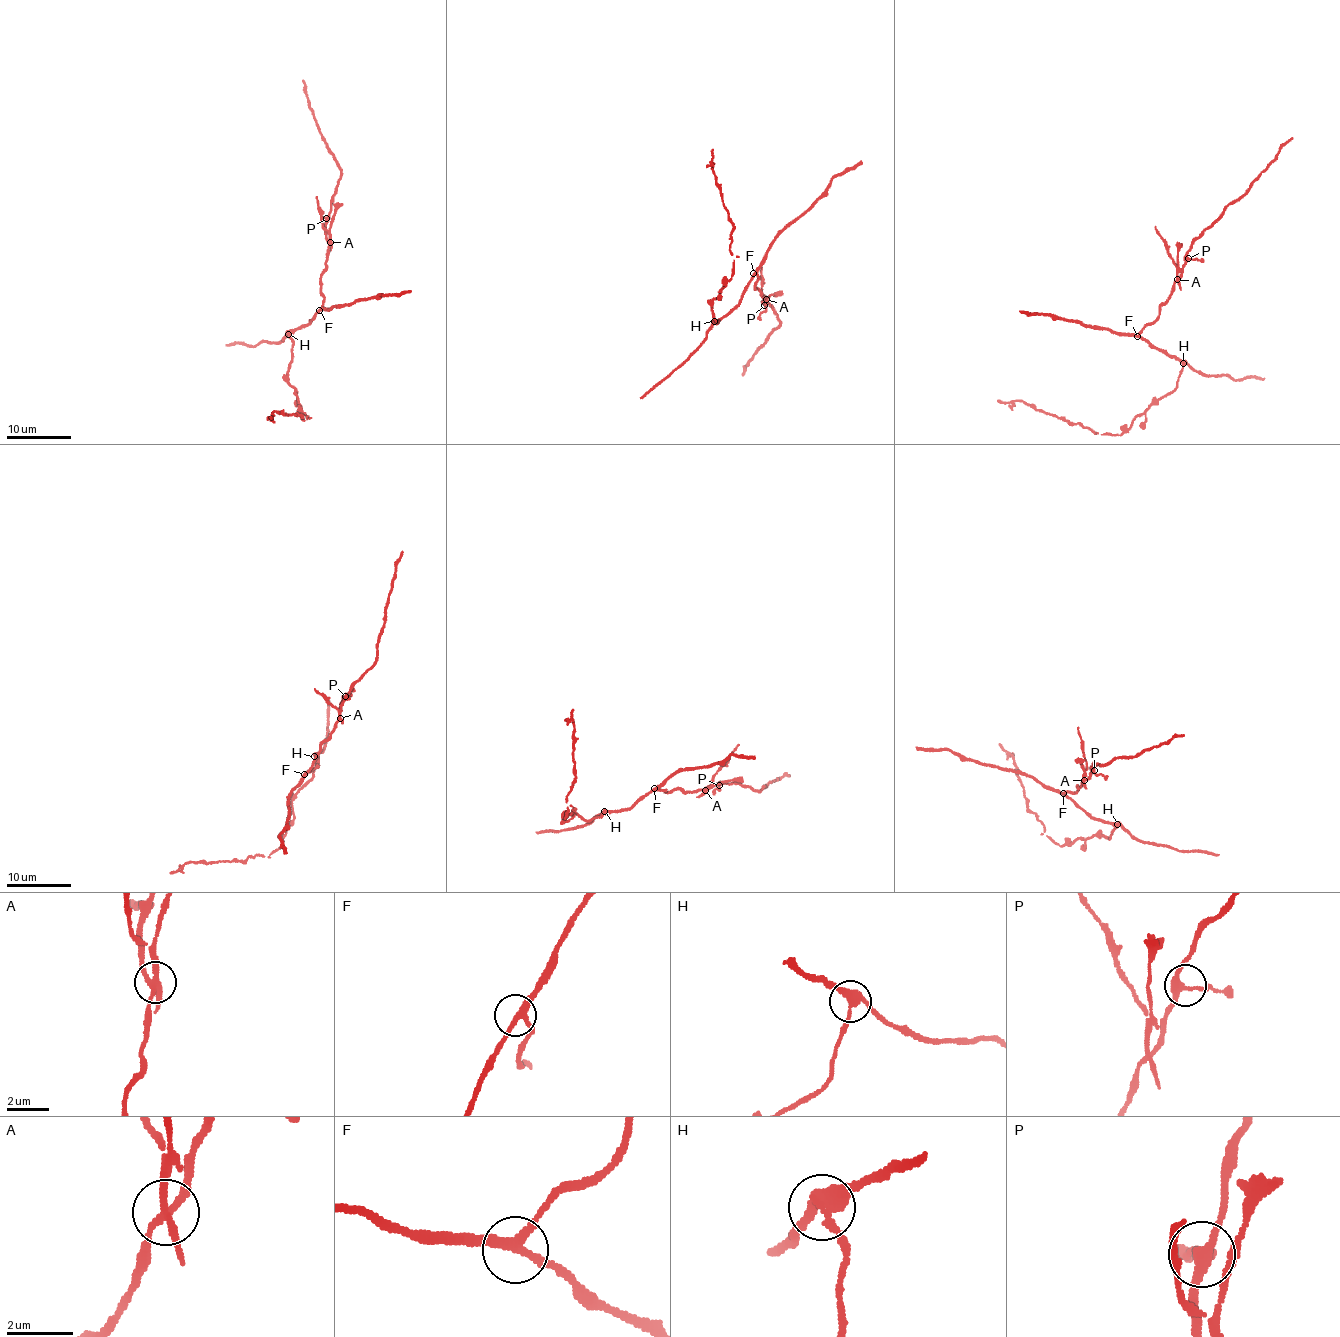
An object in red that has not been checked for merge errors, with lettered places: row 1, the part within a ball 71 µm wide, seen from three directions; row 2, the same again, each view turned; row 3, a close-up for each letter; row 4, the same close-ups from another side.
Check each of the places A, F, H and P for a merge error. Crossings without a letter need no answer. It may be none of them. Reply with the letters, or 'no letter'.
A, H

